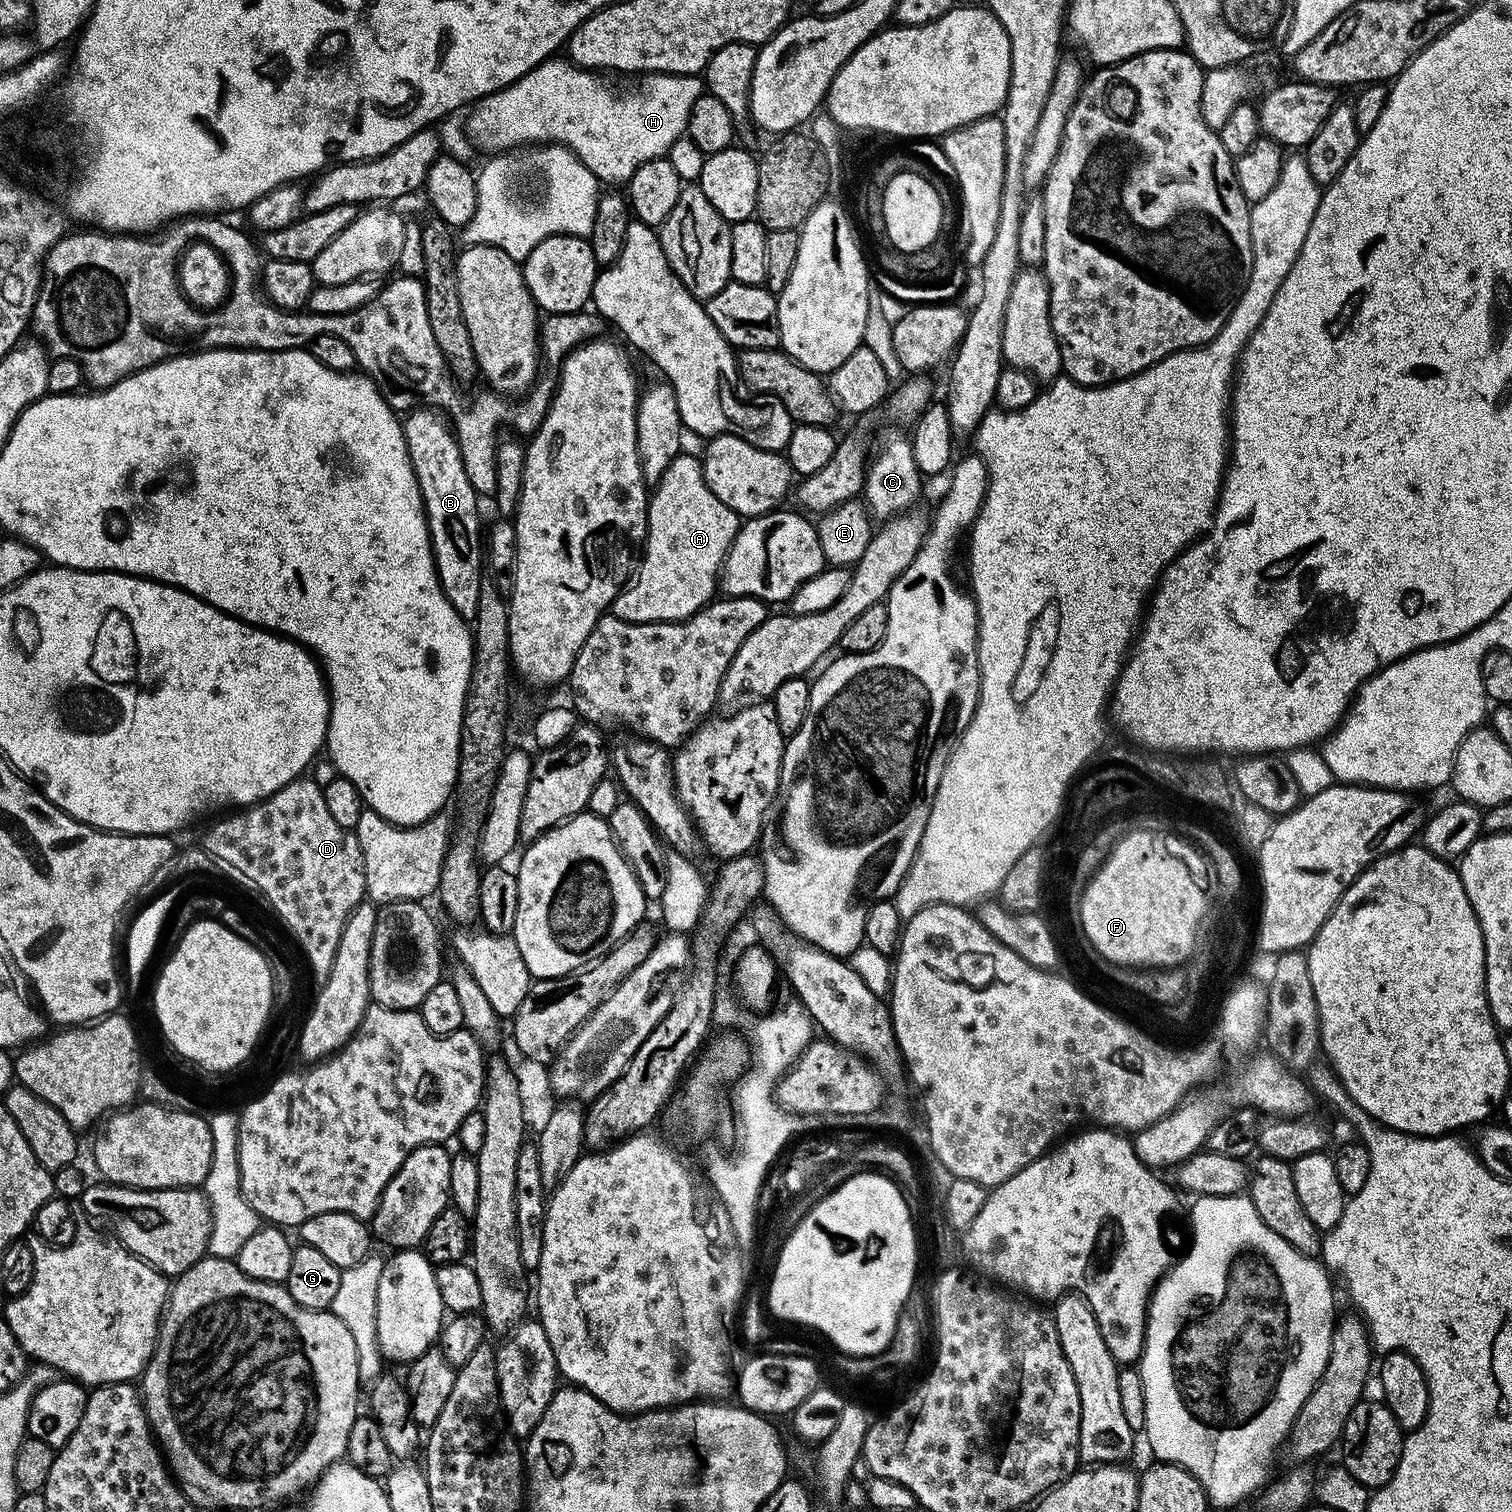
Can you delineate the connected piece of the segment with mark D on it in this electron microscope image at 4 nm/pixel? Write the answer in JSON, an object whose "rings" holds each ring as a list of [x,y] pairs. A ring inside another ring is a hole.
{"rings":[[[311,778],[294,779],[273,796],[237,812],[240,812],[237,816],[228,816],[209,826],[202,841],[203,849],[221,865],[236,864],[241,875],[252,877],[269,893],[273,904],[293,924],[293,931],[296,931],[301,943],[308,949],[318,977],[327,980],[330,968],[334,966],[334,954],[338,950],[342,930],[346,930],[346,922],[353,910],[366,900],[362,846],[355,831],[338,826],[338,821],[326,806],[323,788]]]}

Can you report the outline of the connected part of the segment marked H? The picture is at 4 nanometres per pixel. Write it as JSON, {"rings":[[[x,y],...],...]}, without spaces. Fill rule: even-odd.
{"rings":[[[548,57],[510,87],[477,101],[466,120],[466,134],[472,145],[488,151],[488,154],[509,151],[510,147],[522,142],[561,144],[571,149],[603,185],[622,186],[638,170],[638,166],[667,157],[670,146],[687,133],[690,111],[706,90],[700,76],[649,73],[641,79],[640,86],[630,90],[616,90],[595,76],[587,69],[577,68],[565,57]]]}

